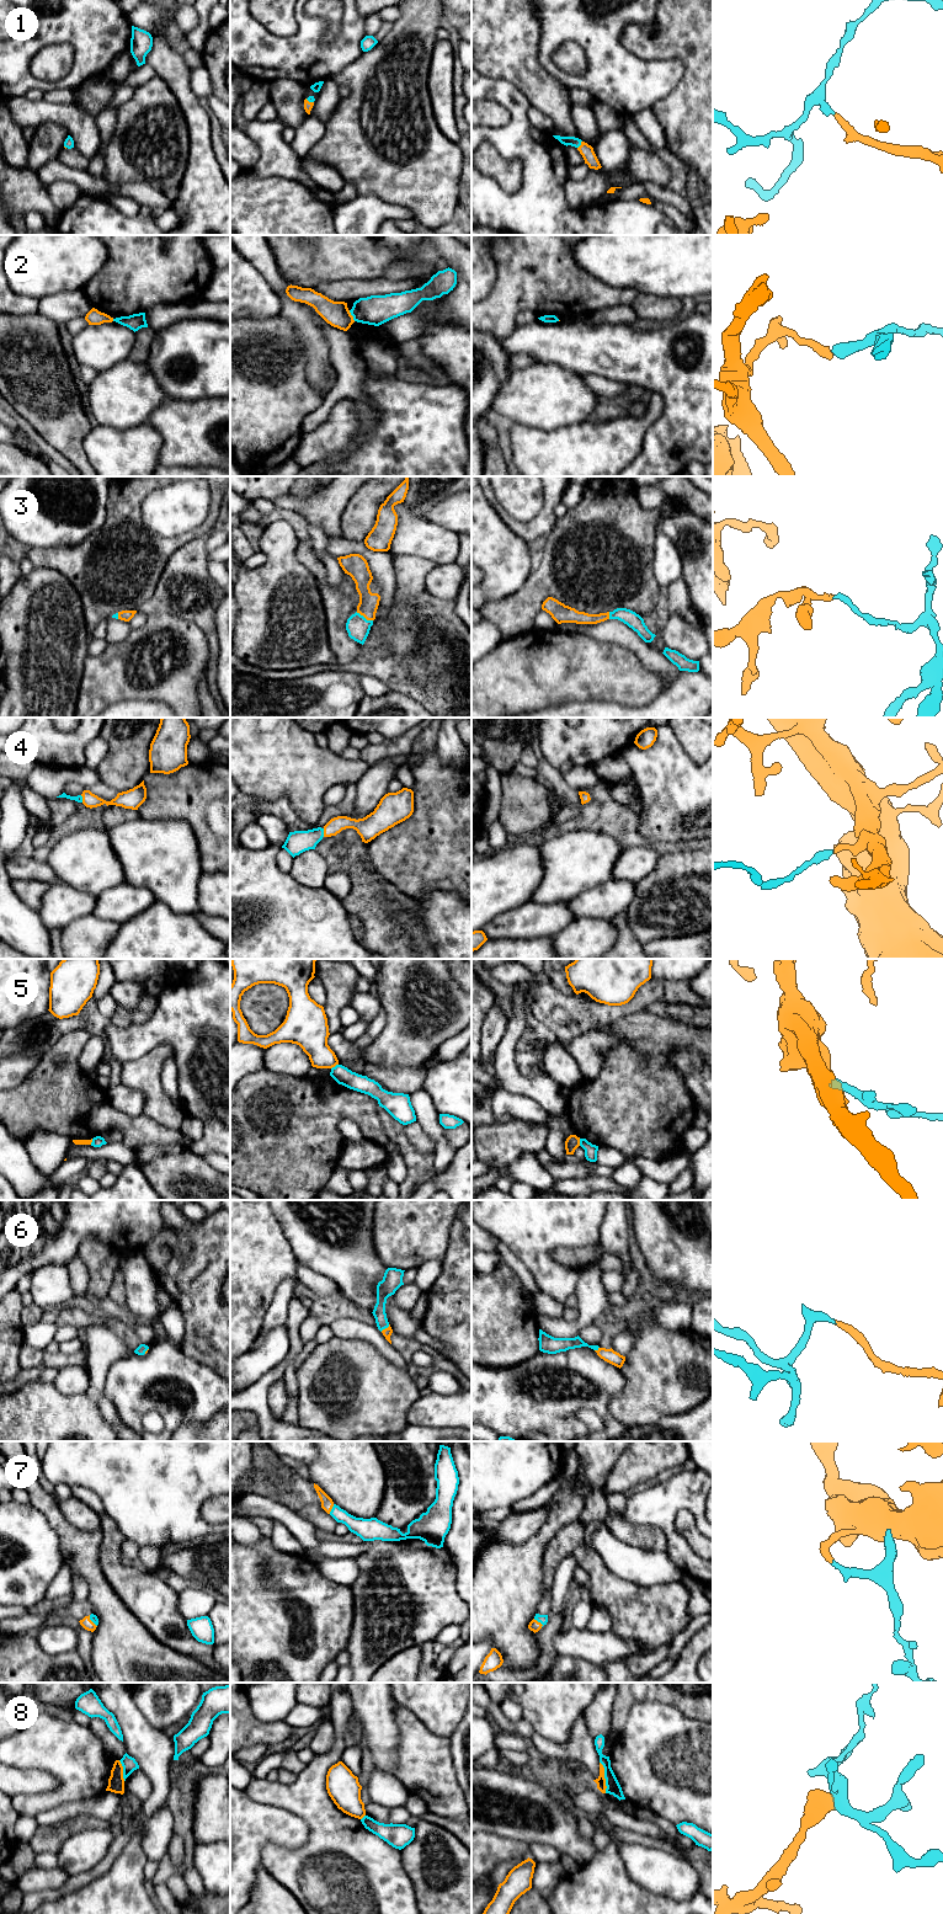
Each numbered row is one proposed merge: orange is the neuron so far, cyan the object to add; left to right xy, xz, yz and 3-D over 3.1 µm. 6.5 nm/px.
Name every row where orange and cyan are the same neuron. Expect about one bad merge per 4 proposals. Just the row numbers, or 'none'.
1, 3, 4, 6, 7

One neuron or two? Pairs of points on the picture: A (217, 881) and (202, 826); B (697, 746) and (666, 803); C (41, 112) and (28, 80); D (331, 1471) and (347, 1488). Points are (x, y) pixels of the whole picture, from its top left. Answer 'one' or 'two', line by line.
A: two
B: two
C: two
D: one

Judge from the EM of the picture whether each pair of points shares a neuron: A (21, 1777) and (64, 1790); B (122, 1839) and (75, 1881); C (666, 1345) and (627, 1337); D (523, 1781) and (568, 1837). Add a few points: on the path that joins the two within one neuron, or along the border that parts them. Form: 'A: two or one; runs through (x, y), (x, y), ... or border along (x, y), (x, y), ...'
A: two; border along (58, 1779), (58, 1784), (51, 1790), (26, 1793)
B: one; runs through (113, 1853), (96, 1872), (89, 1876)
C: two; border along (637, 1331), (633, 1338), (633, 1347), (624, 1355)
D: one; runs through (536, 1795), (549, 1808), (555, 1823)

